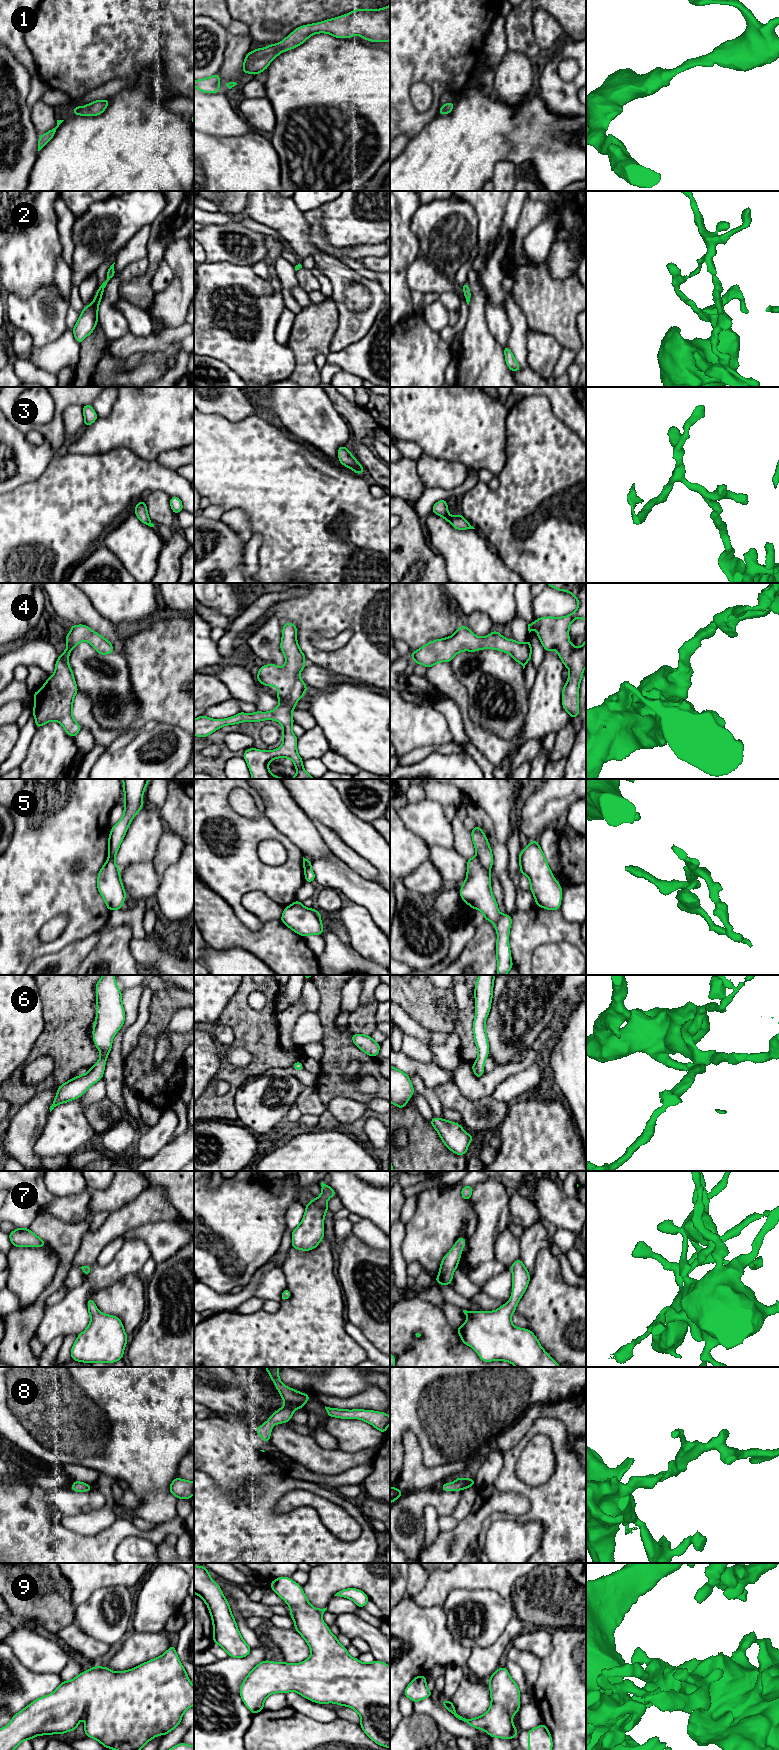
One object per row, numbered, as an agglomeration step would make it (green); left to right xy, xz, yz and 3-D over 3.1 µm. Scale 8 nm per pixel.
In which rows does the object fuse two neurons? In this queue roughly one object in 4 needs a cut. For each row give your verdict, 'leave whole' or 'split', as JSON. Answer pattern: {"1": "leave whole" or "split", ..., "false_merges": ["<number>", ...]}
{"1": "leave whole", "2": "leave whole", "3": "leave whole", "4": "leave whole", "5": "split", "6": "leave whole", "7": "leave whole", "8": "leave whole", "9": "leave whole", "false_merges": ["5"]}

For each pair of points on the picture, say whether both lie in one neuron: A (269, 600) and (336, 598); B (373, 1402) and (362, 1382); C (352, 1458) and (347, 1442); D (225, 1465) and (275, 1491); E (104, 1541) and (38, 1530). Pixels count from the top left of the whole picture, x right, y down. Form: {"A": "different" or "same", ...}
{"A": "different", "B": "different", "C": "different", "D": "different", "E": "same"}

